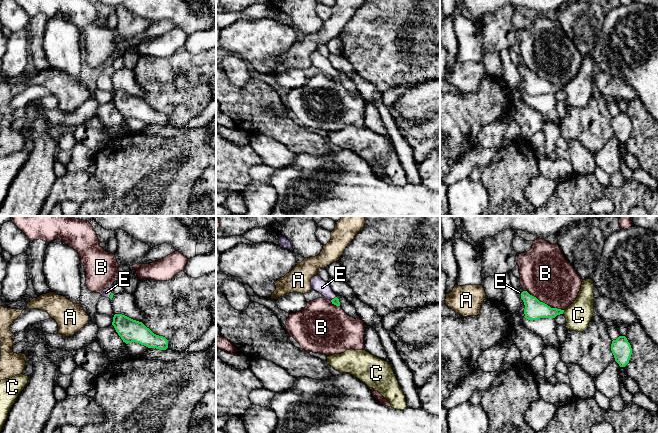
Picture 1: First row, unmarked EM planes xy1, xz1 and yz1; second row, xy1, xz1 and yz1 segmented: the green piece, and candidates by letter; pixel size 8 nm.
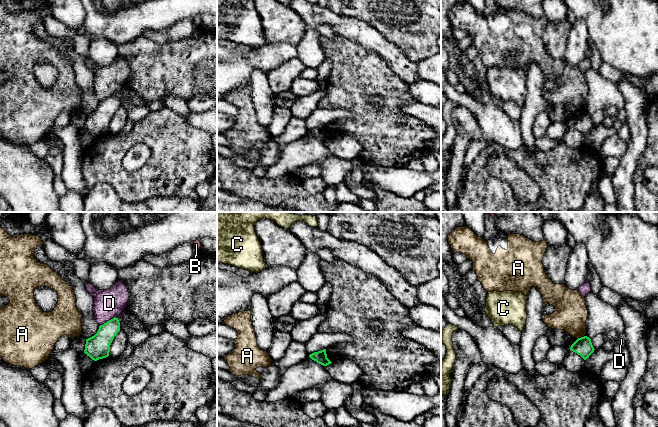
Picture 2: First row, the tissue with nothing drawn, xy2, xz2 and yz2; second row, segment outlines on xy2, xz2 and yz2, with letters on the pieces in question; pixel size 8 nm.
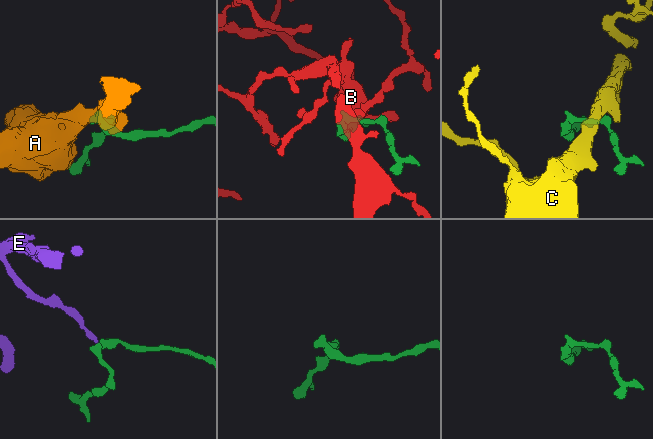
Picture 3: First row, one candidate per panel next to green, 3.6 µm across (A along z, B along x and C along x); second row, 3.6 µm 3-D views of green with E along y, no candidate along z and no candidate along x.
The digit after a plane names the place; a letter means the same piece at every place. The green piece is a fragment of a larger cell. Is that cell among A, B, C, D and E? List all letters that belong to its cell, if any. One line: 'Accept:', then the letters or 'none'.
Accept: E

